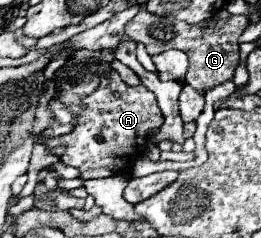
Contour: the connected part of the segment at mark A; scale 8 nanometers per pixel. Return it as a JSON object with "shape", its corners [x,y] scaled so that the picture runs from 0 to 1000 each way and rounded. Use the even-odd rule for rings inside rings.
{"shape":[[[433,294],[368,382],[322,408],[314,424],[322,433],[307,450],[245,450],[215,408],[199,416],[199,466],[215,475],[222,517],[268,517],[268,492],[291,492],[291,517],[261,567],[184,584],[176,618],[222,618],[245,601],[253,634],[230,668],[245,693],[291,702],[299,718],[406,702],[444,727],[498,727],[513,685],[506,668],[536,660],[559,634],[575,542],[621,525],[621,483],[598,441],[598,408],[544,357],[490,366]],[[437,378],[452,382],[452,408],[429,399],[425,382]],[[368,534],[383,542],[383,576],[368,576]]]}

